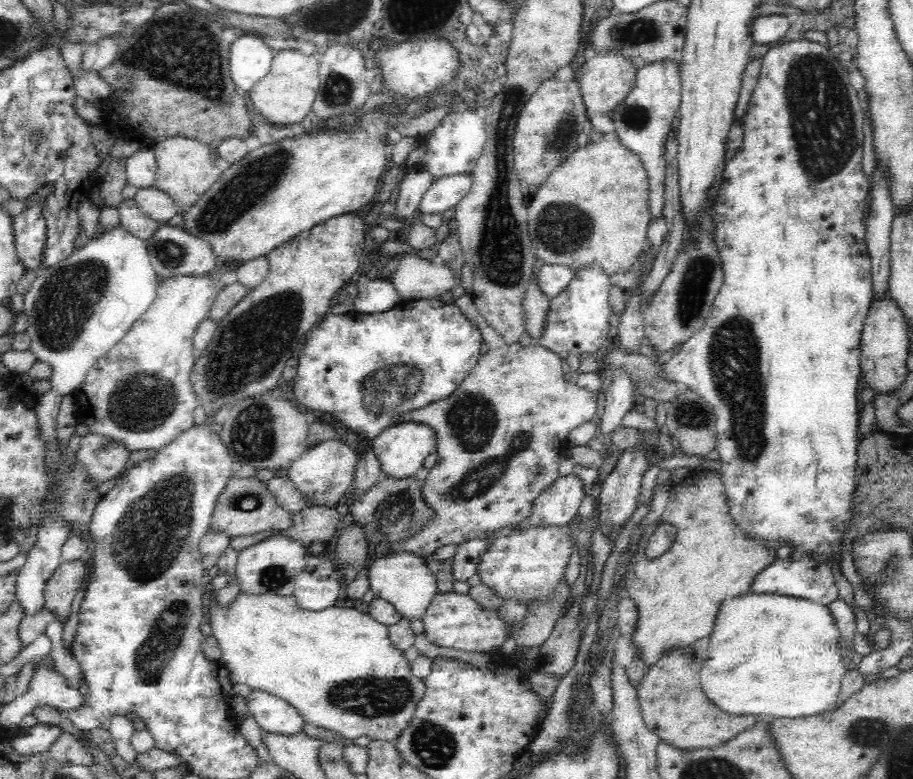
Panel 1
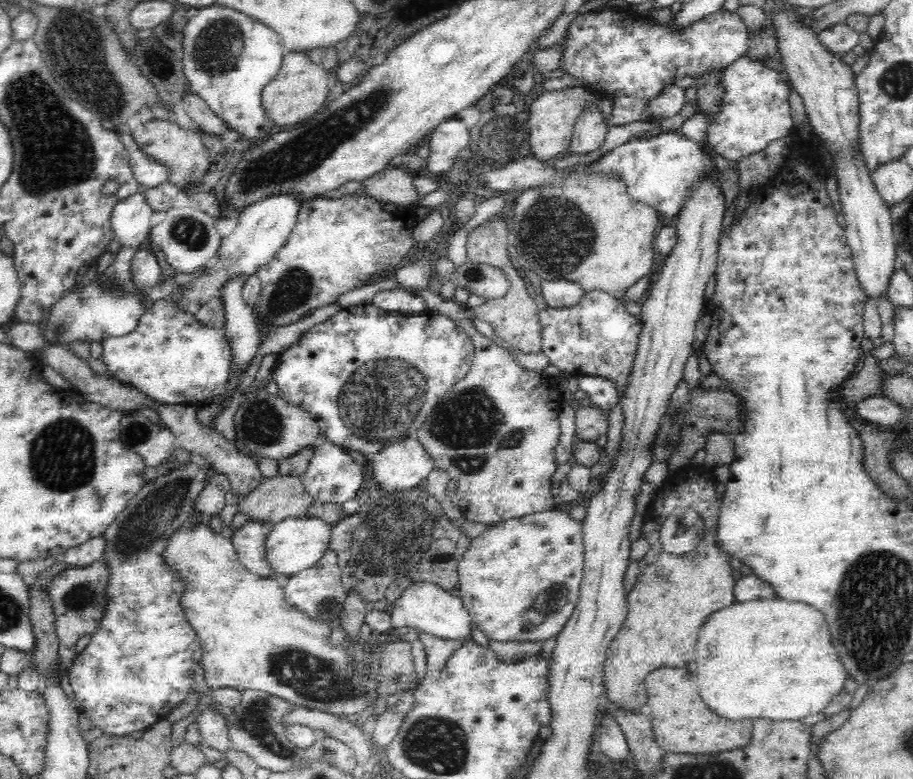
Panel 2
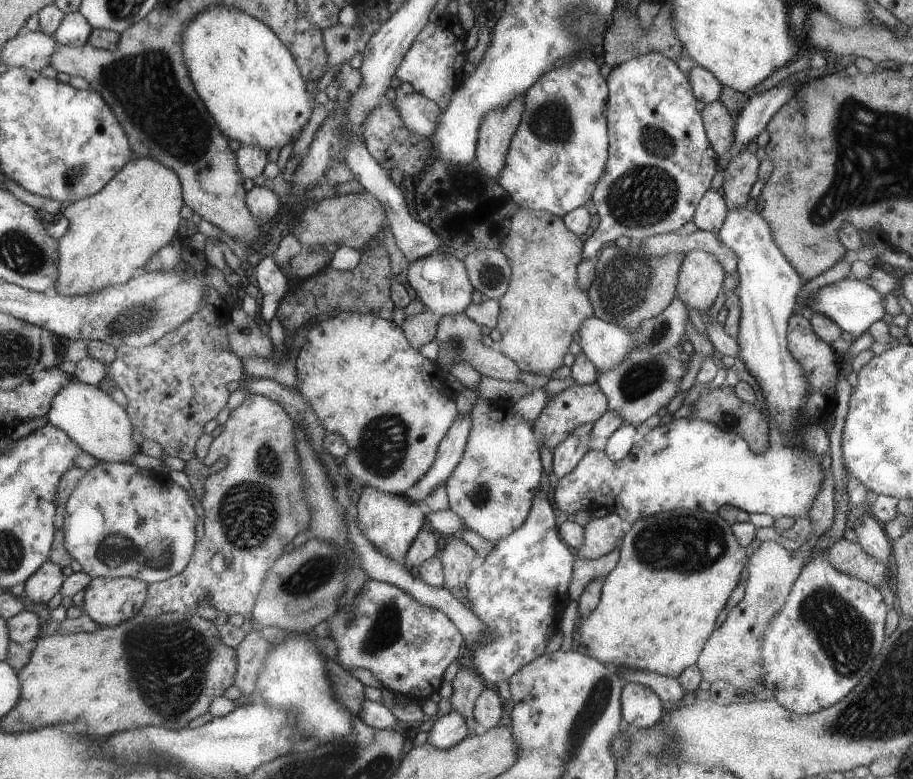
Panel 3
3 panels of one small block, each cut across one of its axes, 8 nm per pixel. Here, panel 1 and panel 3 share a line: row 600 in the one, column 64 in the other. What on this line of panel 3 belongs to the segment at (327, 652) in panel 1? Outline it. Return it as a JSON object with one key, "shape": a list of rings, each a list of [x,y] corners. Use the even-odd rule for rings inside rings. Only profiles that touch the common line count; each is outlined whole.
{"shape":[[[133,158],[101,192],[70,204],[63,215],[70,222],[68,231],[59,238],[60,275],[55,292],[63,296],[98,293],[105,287],[122,285],[144,267],[154,252],[176,237],[181,218],[179,210],[184,203],[180,180],[167,166],[153,159]]]}

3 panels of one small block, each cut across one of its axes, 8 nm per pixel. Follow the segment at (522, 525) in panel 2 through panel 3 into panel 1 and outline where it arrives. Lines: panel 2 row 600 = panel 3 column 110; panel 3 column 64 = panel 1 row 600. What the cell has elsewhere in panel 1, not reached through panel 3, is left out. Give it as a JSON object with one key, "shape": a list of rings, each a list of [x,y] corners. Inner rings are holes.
{"shape":[[[566,527],[508,531],[490,542],[490,548],[478,566],[480,582],[496,589],[506,600],[513,598],[529,606],[532,599],[545,599],[564,577],[571,553],[570,545]]]}

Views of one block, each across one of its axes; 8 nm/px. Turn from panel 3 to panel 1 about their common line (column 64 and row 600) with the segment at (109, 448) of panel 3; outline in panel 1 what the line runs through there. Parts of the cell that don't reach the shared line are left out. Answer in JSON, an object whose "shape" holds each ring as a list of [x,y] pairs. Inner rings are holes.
{"shape":[[[392,547],[384,554],[382,552],[370,554],[368,580],[369,588],[375,597],[386,599],[392,603],[402,618],[408,619],[410,622],[421,618],[432,597],[438,593],[436,579],[430,572],[428,561],[410,551],[396,551]]]}

